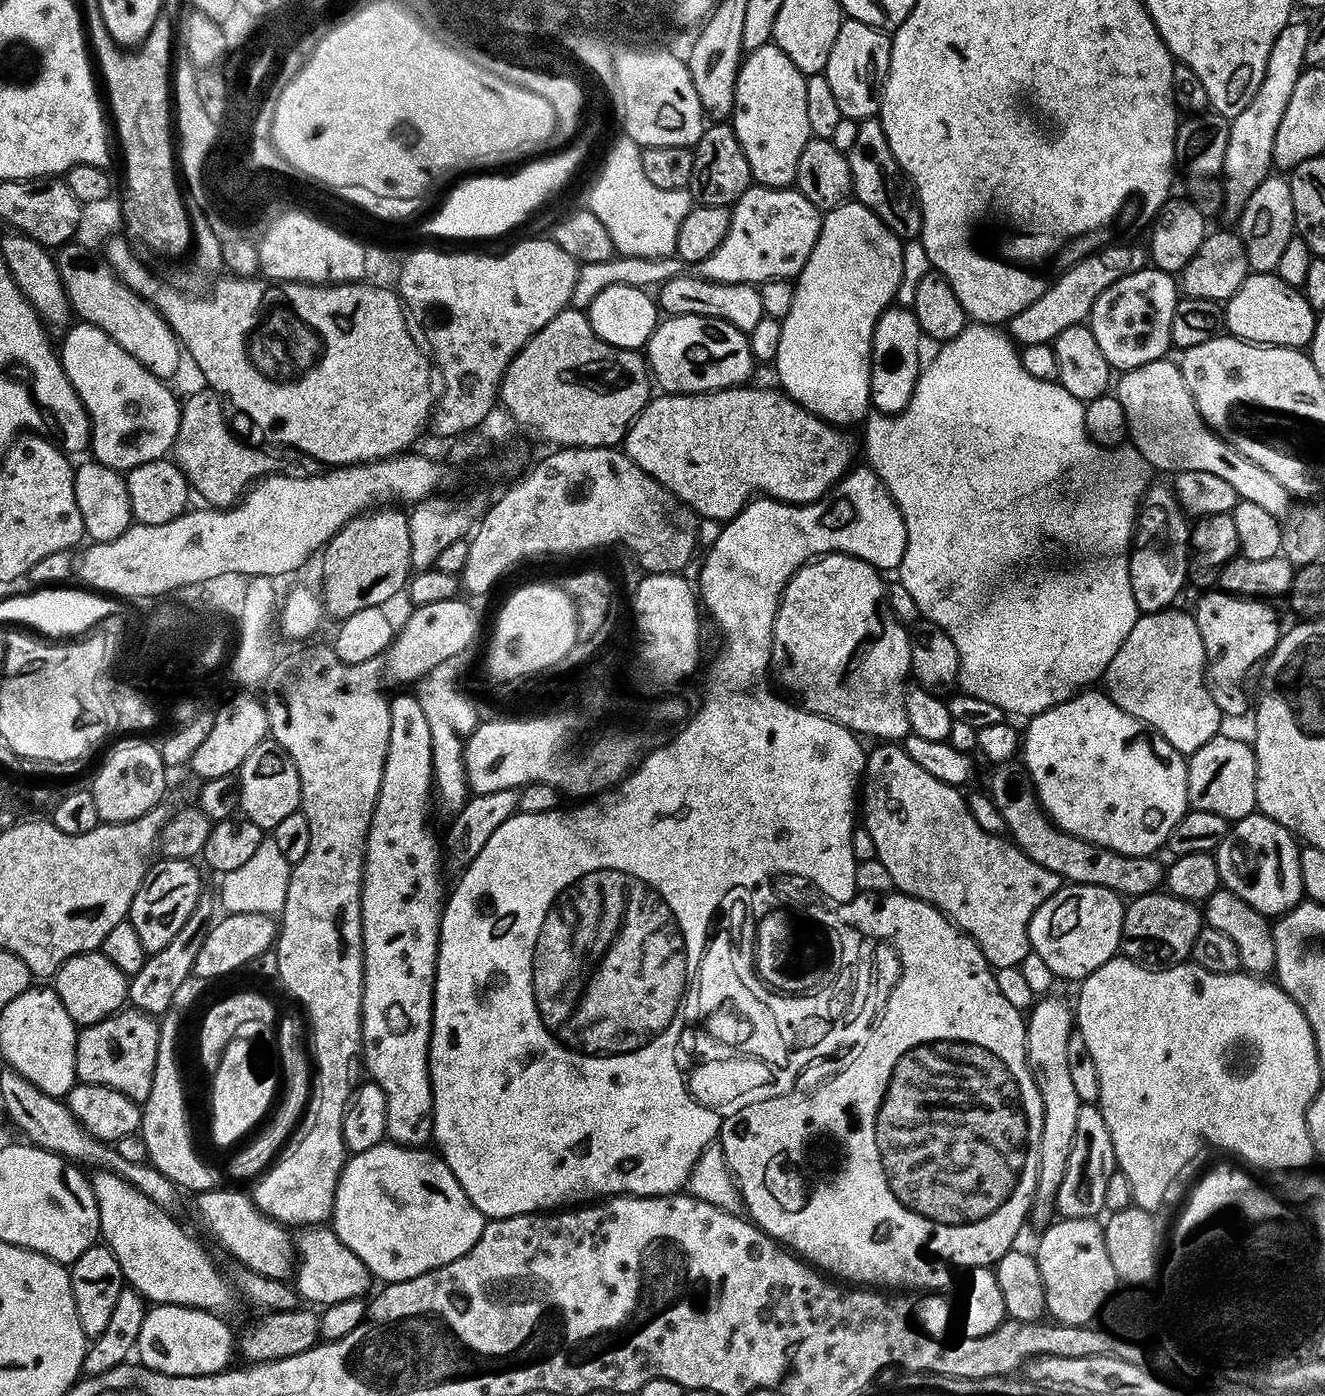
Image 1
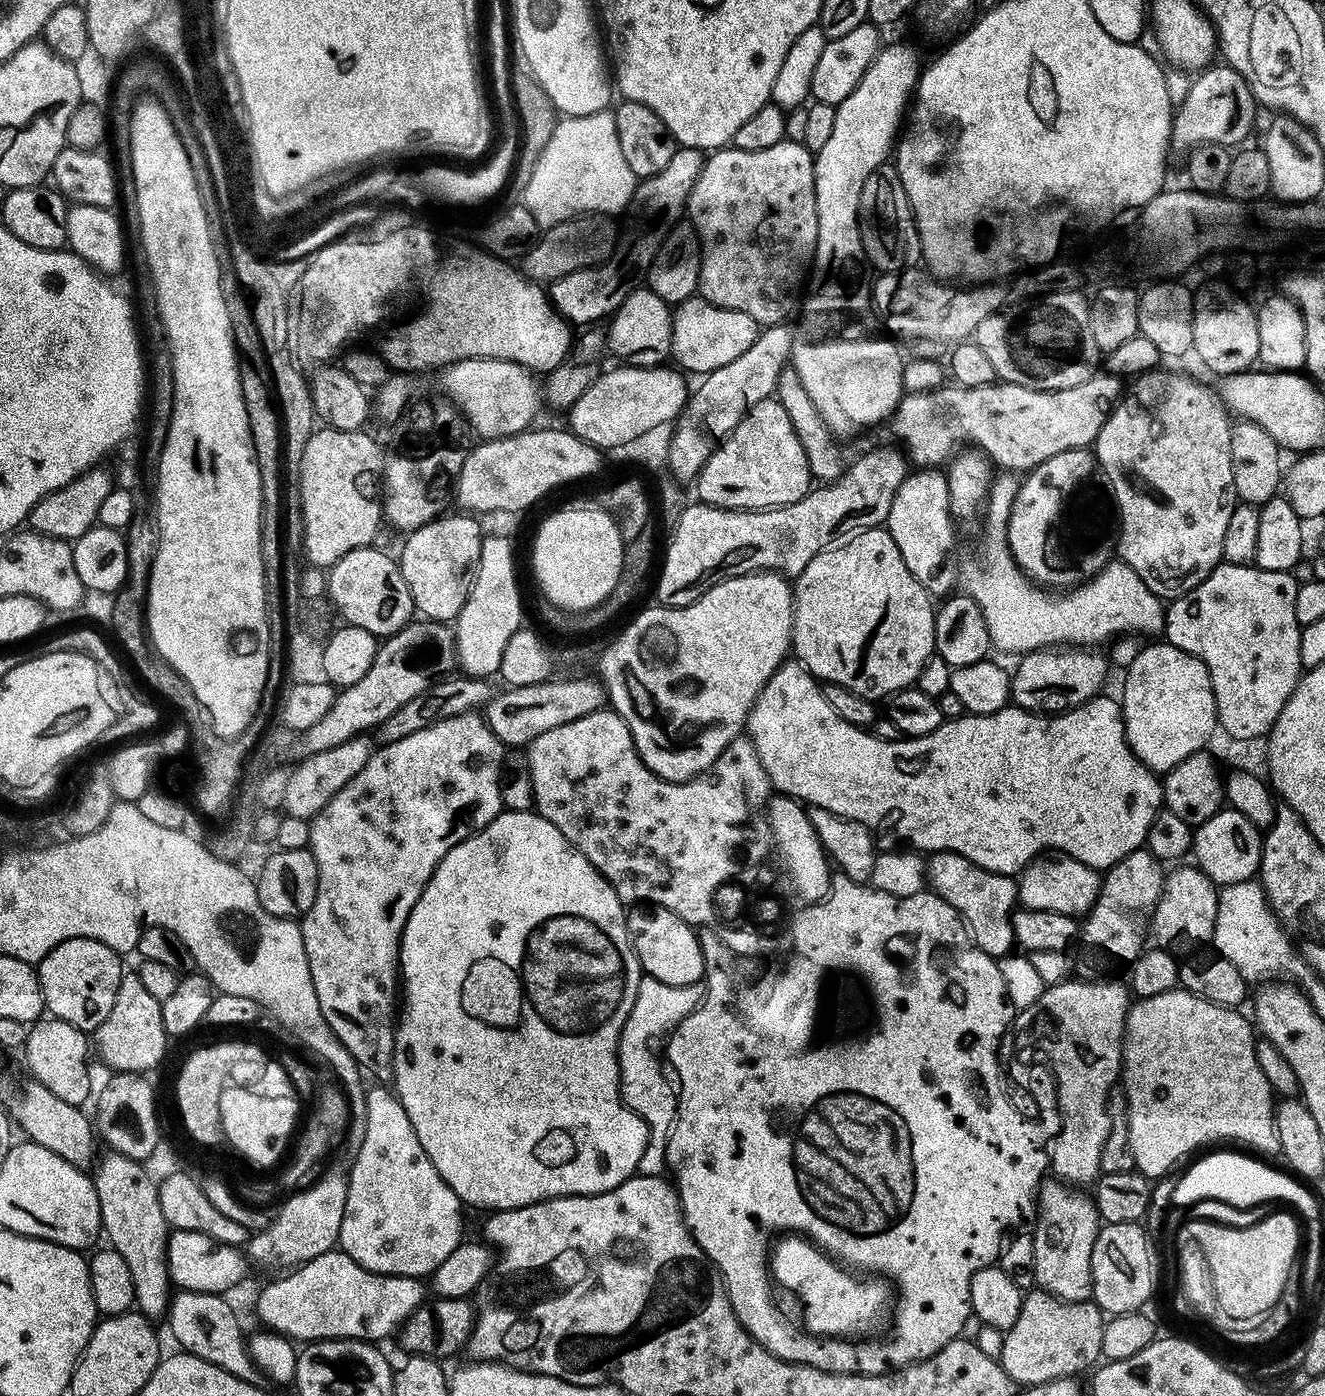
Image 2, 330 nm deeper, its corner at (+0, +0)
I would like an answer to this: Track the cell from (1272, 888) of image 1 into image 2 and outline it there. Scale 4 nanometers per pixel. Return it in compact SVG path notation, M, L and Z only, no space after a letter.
M1225 806L1206 822L1195 825L1194 857L1201 872L1205 872L1218 886L1237 884L1253 879L1260 871L1264 842L1261 829L1255 828L1241 812Z

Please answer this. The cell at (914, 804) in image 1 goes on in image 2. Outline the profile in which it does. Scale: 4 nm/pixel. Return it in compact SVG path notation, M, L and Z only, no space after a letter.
M935 852L928 860L928 880L931 889L944 901L950 902L960 915L967 920L976 947L982 949L987 956L999 958L1007 956L1013 951L1012 939L1012 911L1018 904L1018 884L1011 876L1003 876L997 872L990 872L969 859L953 852Z

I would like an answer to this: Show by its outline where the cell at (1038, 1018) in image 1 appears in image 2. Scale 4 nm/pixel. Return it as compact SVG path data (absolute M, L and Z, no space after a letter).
M1147 847L1137 848L1135 852L1119 860L1113 868L1107 869L1102 876L1100 896L1082 924L1082 940L1084 936L1085 946L1092 952L1104 952L1108 960L1125 960L1125 962L1135 960L1141 952L1145 951L1149 943L1152 915L1164 889L1165 875L1165 865L1157 860Z

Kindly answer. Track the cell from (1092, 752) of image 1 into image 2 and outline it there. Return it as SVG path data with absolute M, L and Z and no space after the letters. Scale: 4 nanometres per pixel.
M788 658L766 681L764 689L758 694L748 715L746 735L756 747L760 761L767 768L773 785L784 791L781 793L791 794L795 799L817 808L825 808L827 812L832 812L836 816L845 816L847 820L857 820L878 834L880 832L890 834L900 840L909 840L913 844L909 845L921 853L953 852L976 863L978 867L1003 876L1015 877L1023 872L1033 860L1049 850L1072 856L1078 862L1097 870L1113 868L1119 860L1126 858L1137 848L1145 847L1150 826L1158 813L1162 811L1164 804L1161 777L1152 769L1147 768L1132 752L1132 747L1128 744L1128 735L1124 729L1124 710L1121 701L1119 699L1111 700L1107 694L1095 696L1085 704L1053 716L1028 712L1024 708L1015 706L1003 708L994 714L982 714L981 716L965 714L957 720L940 724L938 730L925 736L901 738L898 742L886 742L871 731L856 728L850 722L838 718L838 714L834 714L834 706L830 706L830 702L826 702L816 677L803 664Z

